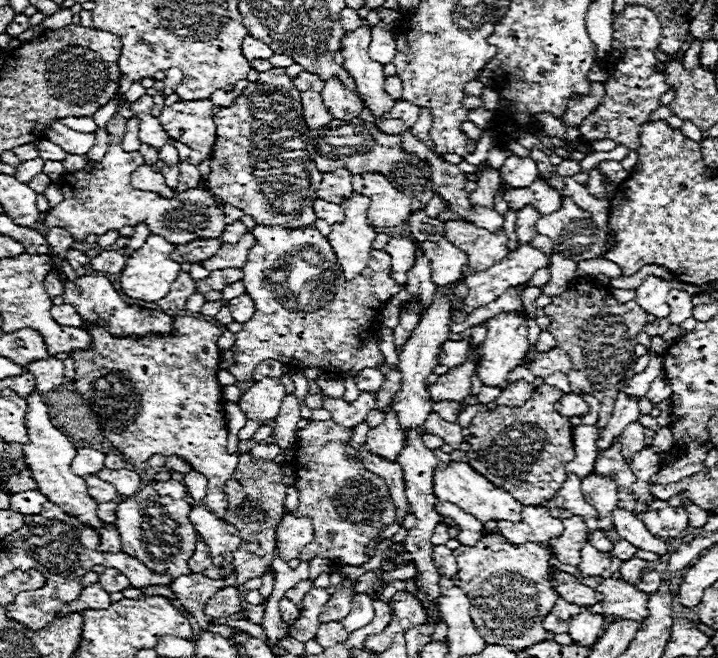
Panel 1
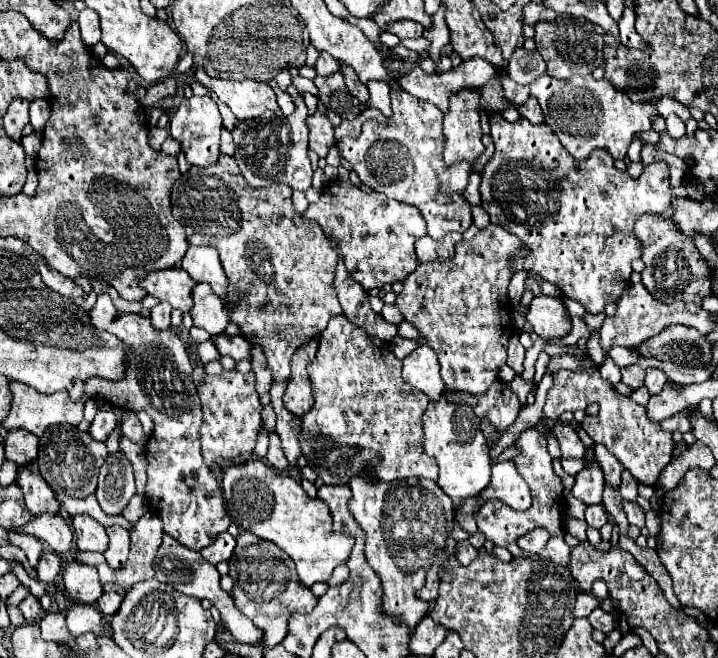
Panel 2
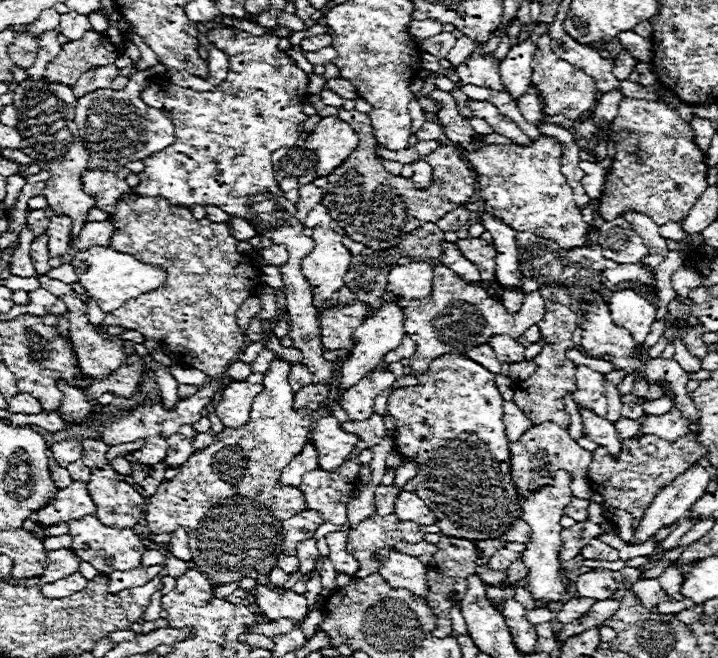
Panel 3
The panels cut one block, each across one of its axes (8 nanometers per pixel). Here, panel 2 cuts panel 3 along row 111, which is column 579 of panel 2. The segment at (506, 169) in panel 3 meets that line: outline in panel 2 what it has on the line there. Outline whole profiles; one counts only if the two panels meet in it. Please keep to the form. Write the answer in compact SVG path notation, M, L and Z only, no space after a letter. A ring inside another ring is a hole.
M554 422L554 424L550 426L550 432L552 432L552 436L558 440L560 452L562 452L564 458L584 458L586 448L582 446L576 430L574 430L570 424Z

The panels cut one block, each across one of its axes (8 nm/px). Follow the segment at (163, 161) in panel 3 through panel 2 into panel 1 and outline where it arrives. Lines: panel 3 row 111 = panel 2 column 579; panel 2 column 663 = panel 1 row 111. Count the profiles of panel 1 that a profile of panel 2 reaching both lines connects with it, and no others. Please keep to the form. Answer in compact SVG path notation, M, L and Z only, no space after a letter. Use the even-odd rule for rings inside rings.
M210 100L176 102L166 106L158 118L170 138L186 144L192 150L188 162L194 166L200 166L210 158L212 146L216 142L212 108L214 104Z

